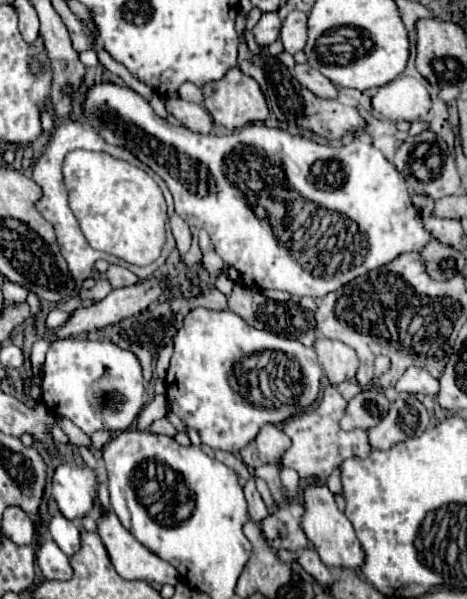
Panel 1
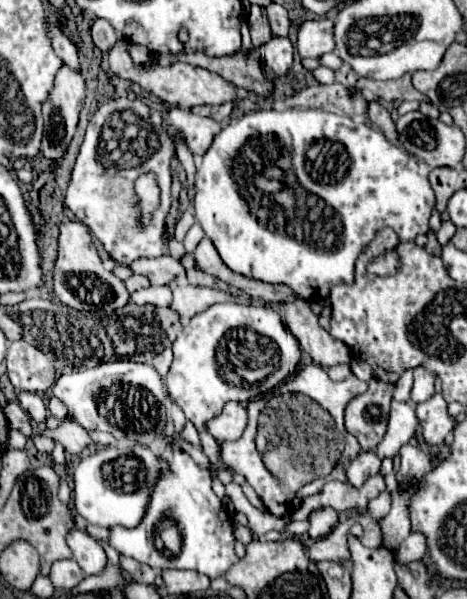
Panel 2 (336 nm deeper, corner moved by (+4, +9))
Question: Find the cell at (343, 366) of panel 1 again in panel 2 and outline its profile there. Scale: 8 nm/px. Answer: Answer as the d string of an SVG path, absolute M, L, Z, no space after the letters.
M308 300L284 302L278 306L282 324L294 334L300 348L312 356L312 360L324 368L336 364L350 364L352 352L340 340L332 338L310 310Z

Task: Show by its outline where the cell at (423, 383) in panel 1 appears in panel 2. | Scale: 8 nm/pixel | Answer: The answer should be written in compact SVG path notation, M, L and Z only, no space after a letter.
M416 368L414 370L414 388L412 388L412 400L424 402L434 396L434 374L428 372L426 368Z

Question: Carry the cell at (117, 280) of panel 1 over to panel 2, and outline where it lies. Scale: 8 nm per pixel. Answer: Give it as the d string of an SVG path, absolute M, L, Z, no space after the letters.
M172 256L140 258L134 264L130 264L130 268L134 270L134 274L146 276L152 286L170 286L176 278L186 276L180 260L174 260Z

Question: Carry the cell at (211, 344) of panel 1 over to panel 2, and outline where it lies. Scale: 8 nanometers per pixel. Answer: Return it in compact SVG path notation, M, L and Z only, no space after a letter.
M214 304L208 310L196 314L178 334L178 338L172 344L174 360L170 366L170 372L166 376L166 388L172 400L184 410L186 418L198 428L206 430L206 422L218 416L226 402L248 402L260 392L268 392L274 386L278 386L284 378L288 378L298 362L300 362L300 346L290 336L286 326L282 324L278 312L266 304Z

